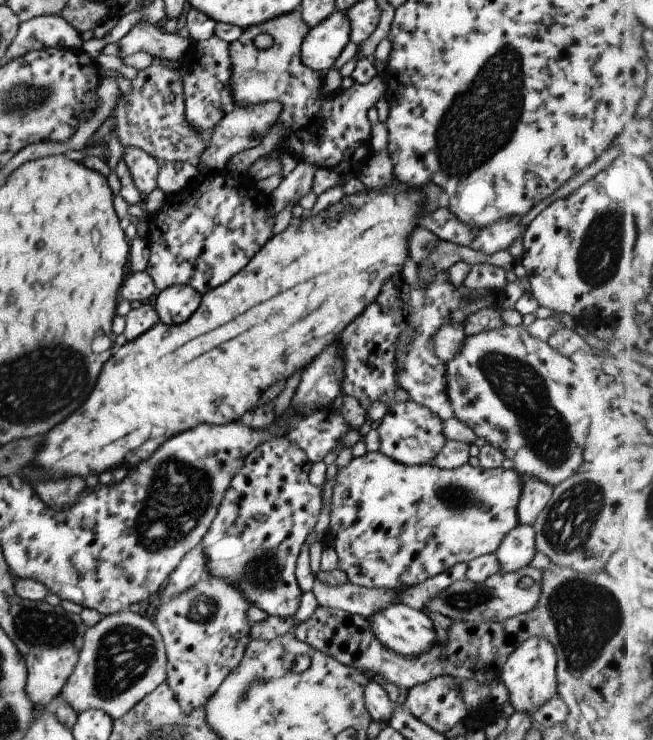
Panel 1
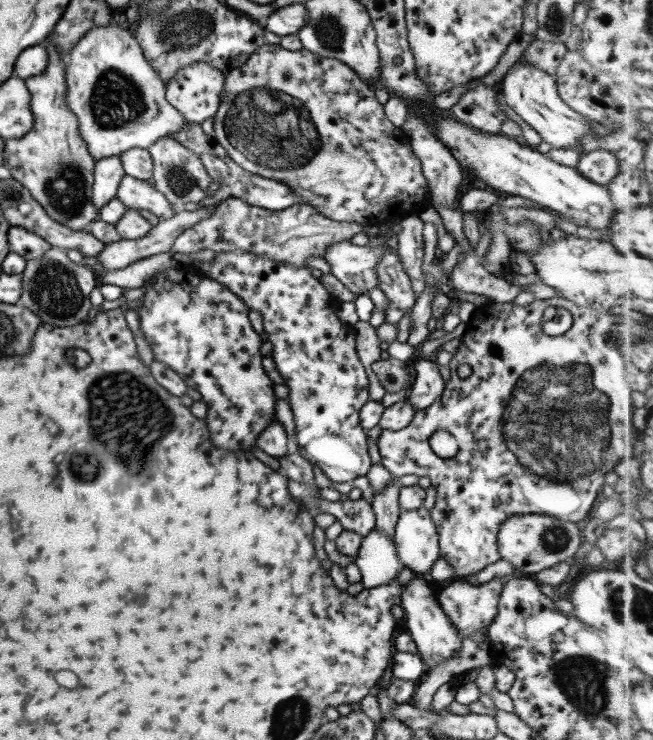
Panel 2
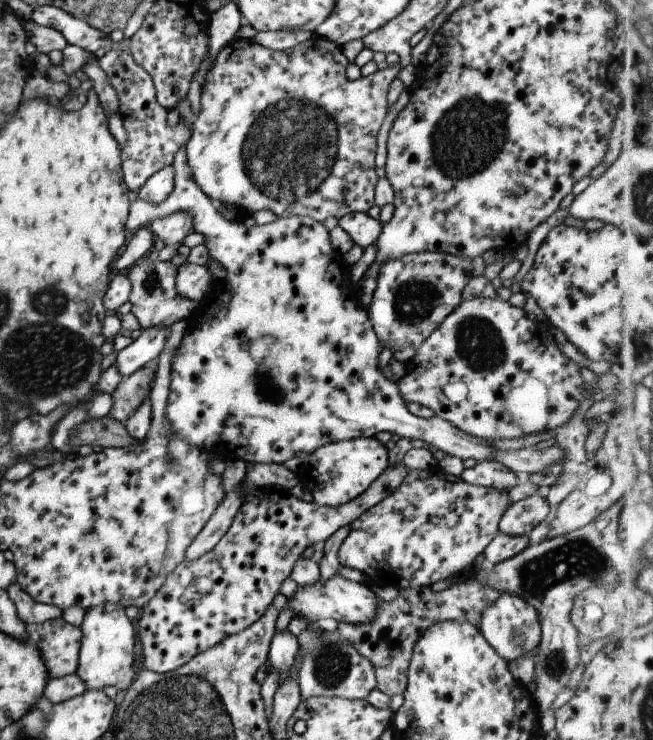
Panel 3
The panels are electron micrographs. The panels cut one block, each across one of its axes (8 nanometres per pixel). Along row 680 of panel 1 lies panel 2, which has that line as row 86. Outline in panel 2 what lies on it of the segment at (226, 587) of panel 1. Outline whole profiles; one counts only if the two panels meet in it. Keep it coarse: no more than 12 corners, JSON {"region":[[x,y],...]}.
{"region":[[207,62],[185,66],[165,99],[190,123],[215,115],[227,75]]}

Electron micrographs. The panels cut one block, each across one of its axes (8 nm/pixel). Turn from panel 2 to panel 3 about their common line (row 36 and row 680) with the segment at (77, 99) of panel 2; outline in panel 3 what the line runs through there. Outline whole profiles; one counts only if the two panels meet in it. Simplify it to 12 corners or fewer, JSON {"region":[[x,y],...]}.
{"region":[[114,603],[86,610],[76,674],[87,690],[134,681],[136,632]]}

